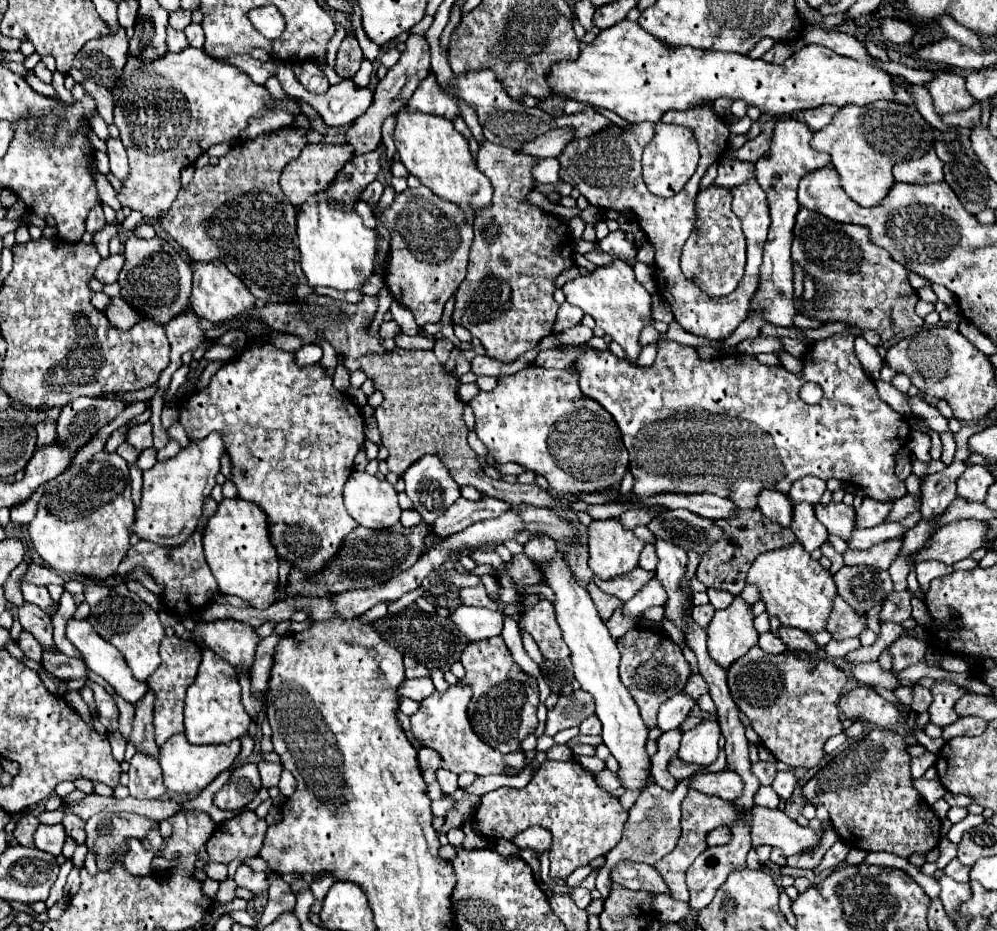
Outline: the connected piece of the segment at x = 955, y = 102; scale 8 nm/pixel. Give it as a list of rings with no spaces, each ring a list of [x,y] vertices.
[[[936,73],[936,79],[926,85],[934,99],[934,109],[938,115],[970,109],[976,99],[966,91],[966,79],[956,73]]]

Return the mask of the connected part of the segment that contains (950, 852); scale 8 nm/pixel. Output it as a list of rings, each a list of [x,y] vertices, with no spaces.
[[[942,835],[938,845],[940,857],[936,862],[938,869],[943,870],[947,864],[956,857],[958,845],[952,843],[946,835]]]

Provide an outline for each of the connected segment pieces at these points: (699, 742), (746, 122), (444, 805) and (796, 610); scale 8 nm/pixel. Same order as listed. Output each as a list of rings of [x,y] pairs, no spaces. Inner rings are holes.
[[[710,717],[682,735],[680,751],[678,751],[680,759],[686,763],[702,765],[702,767],[712,765],[720,749],[718,739],[720,739],[720,725],[714,717]]]
[[[744,117],[744,119],[732,119],[732,121],[728,123],[730,133],[736,133],[736,135],[748,133],[750,127],[752,127],[752,119],[750,119],[750,117]]]
[[[444,795],[442,799],[432,800],[431,810],[435,817],[444,817],[454,803],[455,801],[450,795]]]
[[[798,539],[792,543],[792,547],[782,547],[778,551],[768,551],[764,555],[758,555],[748,571],[748,583],[754,583],[760,587],[762,601],[766,603],[766,613],[776,615],[782,625],[796,627],[802,631],[822,631],[824,629],[828,611],[832,611],[832,599],[836,595],[836,585],[834,585],[832,575],[818,561],[814,561],[810,553],[804,551]]]

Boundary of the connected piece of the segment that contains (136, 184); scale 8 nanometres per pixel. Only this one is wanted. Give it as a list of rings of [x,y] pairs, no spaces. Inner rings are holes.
[[[186,47],[180,53],[166,53],[156,61],[142,61],[128,55],[122,75],[116,79],[114,89],[110,91],[114,97],[114,125],[120,129],[120,139],[128,153],[130,173],[122,181],[122,189],[118,191],[118,201],[134,211],[140,211],[148,219],[156,219],[160,211],[168,211],[172,201],[180,191],[180,171],[192,165],[200,153],[208,151],[216,143],[228,143],[238,137],[240,131],[248,125],[250,117],[256,117],[266,107],[278,105],[292,113],[300,113],[296,101],[276,101],[266,87],[252,83],[252,79],[234,65],[212,59],[204,53],[204,49]]]

